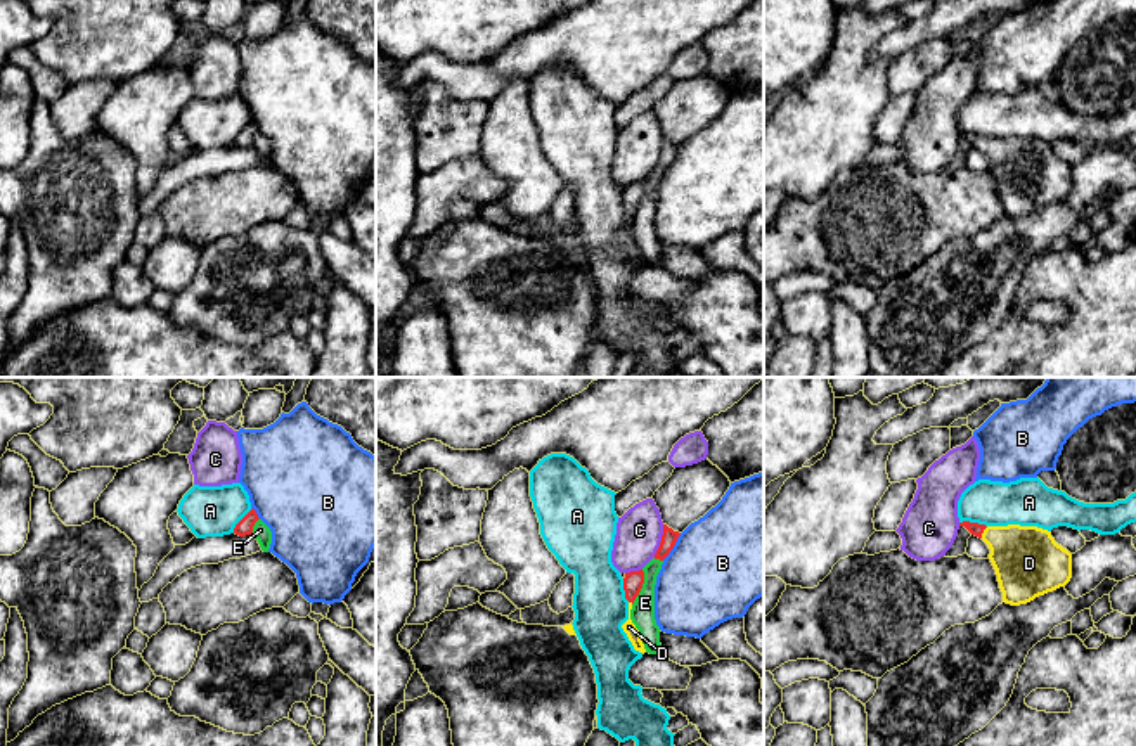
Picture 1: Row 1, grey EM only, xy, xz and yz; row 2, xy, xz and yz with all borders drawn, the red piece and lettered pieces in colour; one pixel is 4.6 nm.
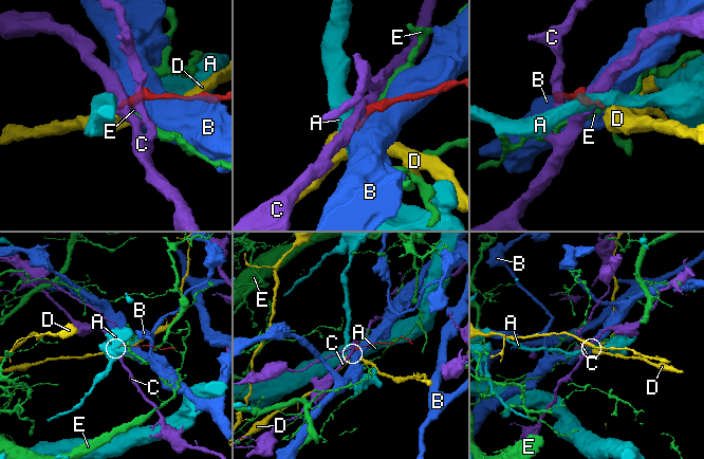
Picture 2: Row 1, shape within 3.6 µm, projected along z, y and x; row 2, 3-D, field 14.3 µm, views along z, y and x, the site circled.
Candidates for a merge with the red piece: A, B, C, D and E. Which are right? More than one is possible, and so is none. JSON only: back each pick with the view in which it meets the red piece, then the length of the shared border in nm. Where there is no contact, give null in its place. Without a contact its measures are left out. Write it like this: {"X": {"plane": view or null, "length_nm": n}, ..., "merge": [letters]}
{"D": {"plane": "yz", "length_nm": 70}, "merge": ["D"]}

